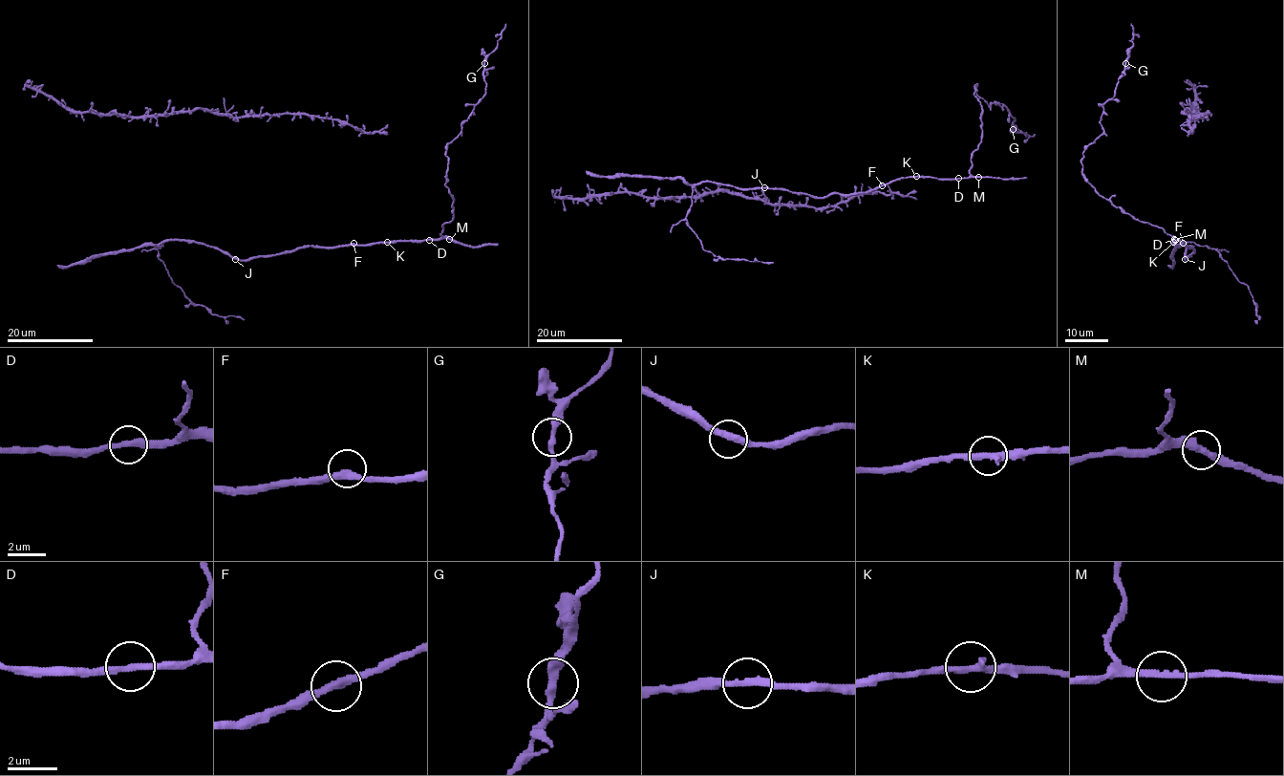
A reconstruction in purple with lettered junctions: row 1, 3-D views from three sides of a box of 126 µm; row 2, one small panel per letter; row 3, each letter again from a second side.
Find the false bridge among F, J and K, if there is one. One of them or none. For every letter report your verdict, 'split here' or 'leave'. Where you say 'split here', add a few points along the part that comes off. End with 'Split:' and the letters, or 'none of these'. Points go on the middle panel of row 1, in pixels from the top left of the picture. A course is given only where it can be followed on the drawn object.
F: leave
J: leave
K: leave
Split: none of these

